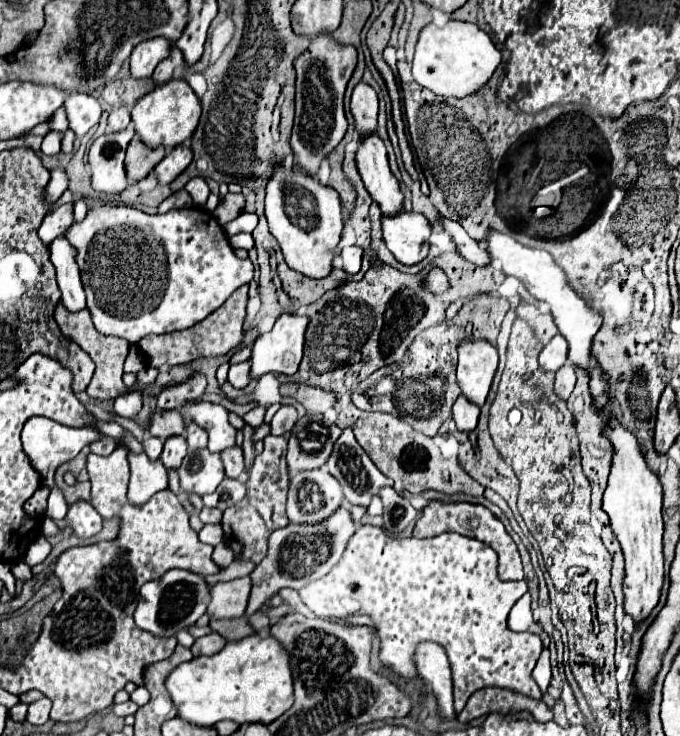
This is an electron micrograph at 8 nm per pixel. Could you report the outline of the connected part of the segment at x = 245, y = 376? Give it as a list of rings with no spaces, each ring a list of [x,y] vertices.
[[[241,362],[241,364],[233,364],[229,368],[229,382],[235,388],[245,388],[249,384],[249,362]]]

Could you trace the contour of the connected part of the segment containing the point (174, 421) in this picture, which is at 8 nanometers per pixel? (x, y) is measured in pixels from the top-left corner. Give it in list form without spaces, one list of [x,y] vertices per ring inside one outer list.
[[[155,408],[155,412],[149,418],[149,434],[157,436],[157,438],[169,438],[173,434],[183,434],[185,430],[185,422],[179,414],[179,410],[159,410]]]

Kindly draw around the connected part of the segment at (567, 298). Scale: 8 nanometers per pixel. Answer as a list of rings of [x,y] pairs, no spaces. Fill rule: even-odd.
[[[489,230],[485,240],[483,240],[483,246],[489,252],[491,260],[501,266],[503,274],[519,278],[525,284],[525,288],[529,290],[531,296],[535,296],[537,300],[545,300],[551,306],[551,314],[557,322],[557,328],[569,342],[569,360],[573,360],[573,364],[583,366],[591,372],[591,384],[589,384],[591,394],[595,398],[597,408],[603,408],[605,402],[607,402],[607,376],[597,368],[597,364],[593,362],[591,352],[589,352],[591,350],[591,340],[597,334],[597,330],[601,328],[601,314],[597,314],[593,308],[589,308],[589,304],[569,288],[565,272],[553,262],[549,252],[545,252],[541,248],[523,246],[513,236],[503,234],[499,230]]]

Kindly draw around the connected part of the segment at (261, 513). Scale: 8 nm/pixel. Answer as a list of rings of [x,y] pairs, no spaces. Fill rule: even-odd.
[[[289,432],[283,436],[269,434],[263,440],[263,452],[255,458],[253,468],[249,470],[247,478],[247,496],[237,504],[223,512],[223,542],[235,546],[235,558],[237,560],[249,560],[253,564],[259,564],[263,560],[263,554],[267,554],[267,538],[275,528],[281,528],[287,524],[285,514],[285,500],[289,490],[289,470],[285,460],[285,446],[289,440]]]

